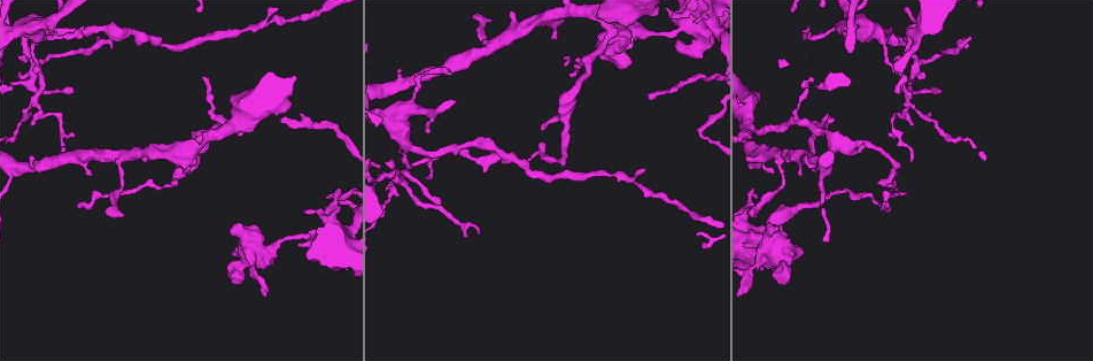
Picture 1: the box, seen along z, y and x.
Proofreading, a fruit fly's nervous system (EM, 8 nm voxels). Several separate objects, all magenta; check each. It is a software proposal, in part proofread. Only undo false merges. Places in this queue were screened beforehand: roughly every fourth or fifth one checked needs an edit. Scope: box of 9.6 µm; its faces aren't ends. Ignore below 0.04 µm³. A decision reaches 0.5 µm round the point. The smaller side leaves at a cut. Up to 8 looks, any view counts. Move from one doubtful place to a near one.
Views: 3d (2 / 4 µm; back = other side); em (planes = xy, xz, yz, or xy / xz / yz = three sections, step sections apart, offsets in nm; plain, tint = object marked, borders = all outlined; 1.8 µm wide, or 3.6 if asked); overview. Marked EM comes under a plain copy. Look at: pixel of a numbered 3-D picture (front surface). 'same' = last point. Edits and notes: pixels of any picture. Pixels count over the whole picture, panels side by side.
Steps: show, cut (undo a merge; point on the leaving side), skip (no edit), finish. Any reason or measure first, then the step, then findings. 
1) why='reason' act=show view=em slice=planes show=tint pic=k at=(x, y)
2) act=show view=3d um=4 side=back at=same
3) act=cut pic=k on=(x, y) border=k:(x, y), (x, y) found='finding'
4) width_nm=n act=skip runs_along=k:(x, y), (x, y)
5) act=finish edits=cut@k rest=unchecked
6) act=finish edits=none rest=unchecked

why='three-way junction' act=show view=em slice=planes show=borders pic=1 at=(909, 93)

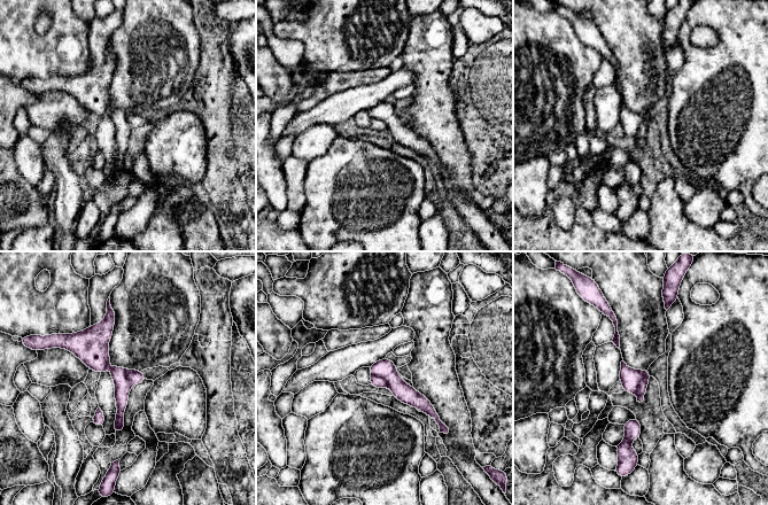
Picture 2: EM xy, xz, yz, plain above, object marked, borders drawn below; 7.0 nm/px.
act=skip runs_along=2:(110, 313), (101, 359), (121, 379), (117, 429) found='continuous, no second cell'

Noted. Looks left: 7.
why='four arms meet' act=show view=3d um=4 pic=1 at=(390, 120)

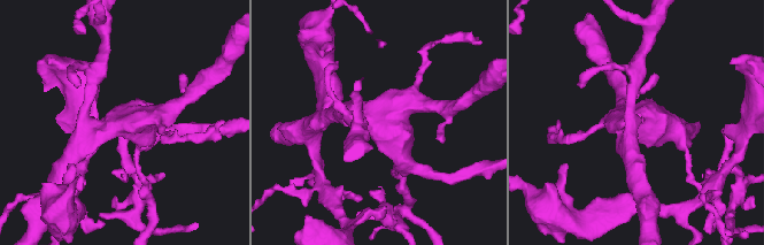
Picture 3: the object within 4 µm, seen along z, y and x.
act=show view=em slice=planes show=tint pic=3 at=(121, 117)

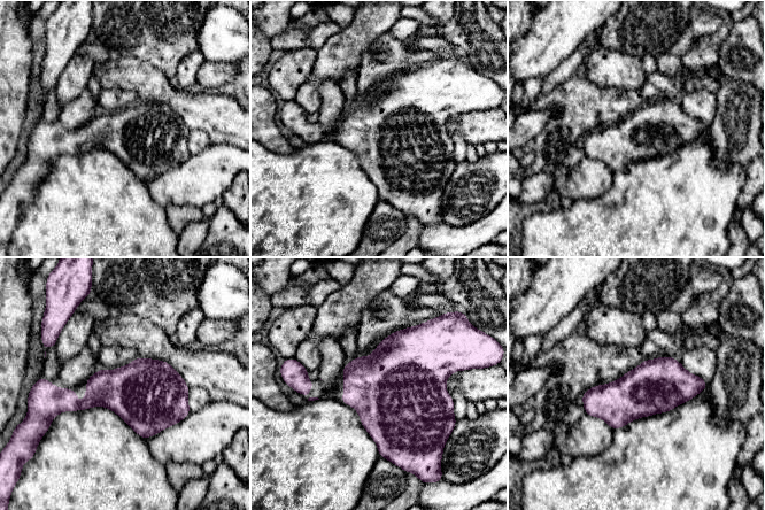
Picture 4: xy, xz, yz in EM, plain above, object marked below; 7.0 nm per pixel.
width_nm=380 act=skip found='one cell here'

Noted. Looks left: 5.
why='narrows sharply' act=show view=3d um=2 side=back pic=1 at=(638, 185)

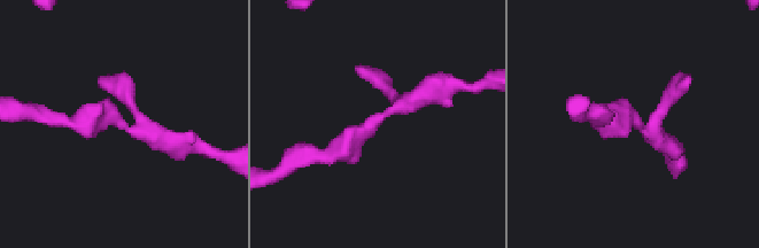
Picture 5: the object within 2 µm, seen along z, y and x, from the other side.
act=show view=em slice=xz step=4 show=tint pic=5 at=(127, 127)

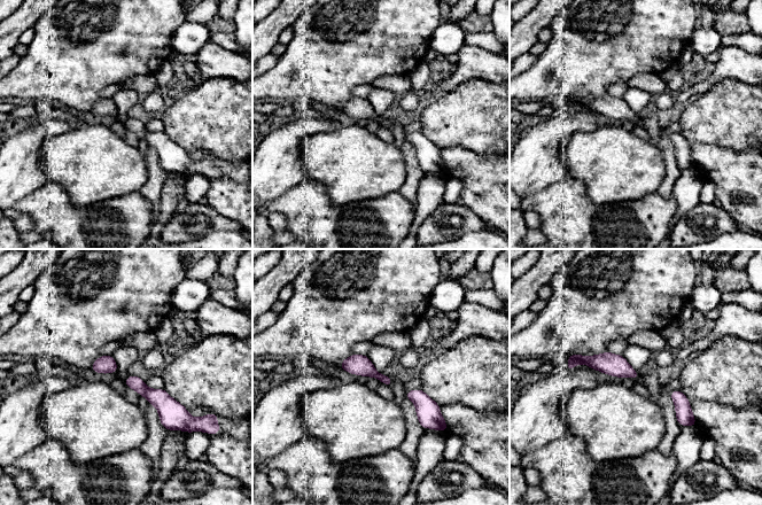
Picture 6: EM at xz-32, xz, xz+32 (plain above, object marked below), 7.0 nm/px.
act=show view=em slice=planes show=tint at=same

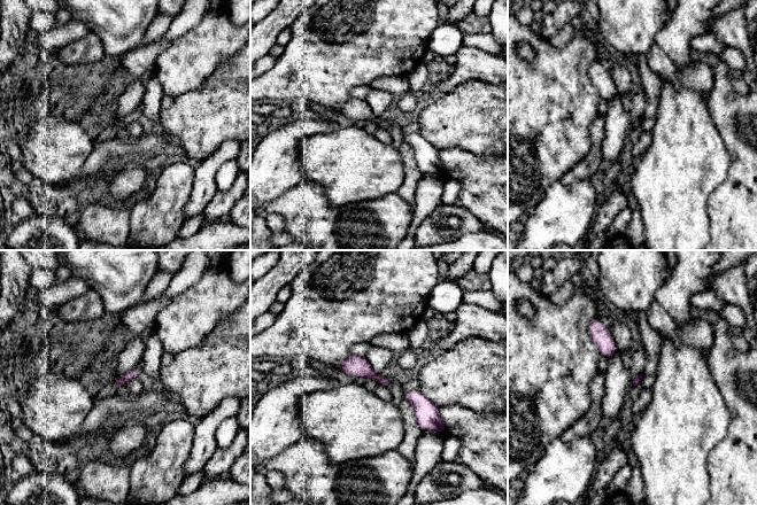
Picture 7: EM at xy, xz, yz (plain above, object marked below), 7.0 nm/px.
act=skip found='continuous, no second cell'

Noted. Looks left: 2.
why='thick turns thin' act=show view=em um=3.6 slice=yz step=4 show=tint pic=1 at=(755, 252)

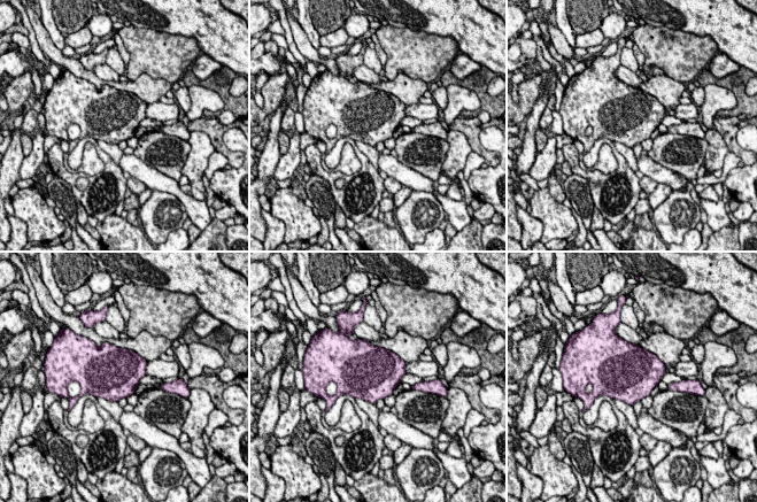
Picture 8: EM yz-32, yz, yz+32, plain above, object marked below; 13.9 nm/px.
act=show view=em um=3.6 slice=planes show=tint at=same

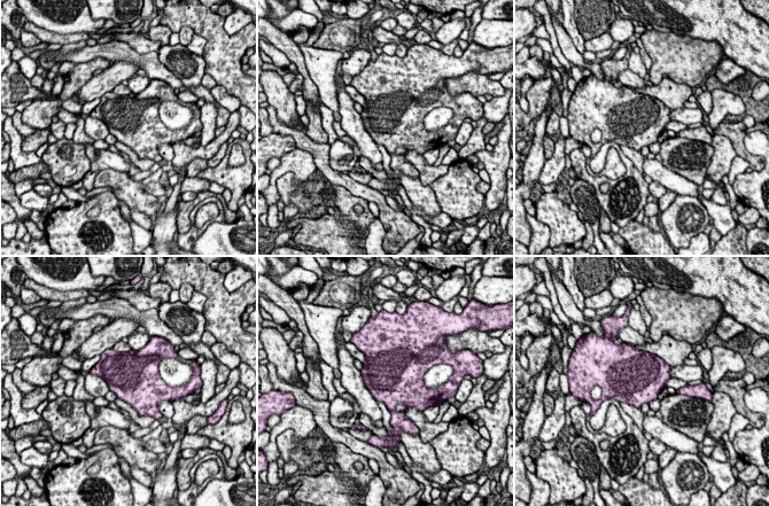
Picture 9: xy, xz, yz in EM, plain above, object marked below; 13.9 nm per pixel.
act=skip found='one cell here'

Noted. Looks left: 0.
act=finish edits=none rest=unchecked

